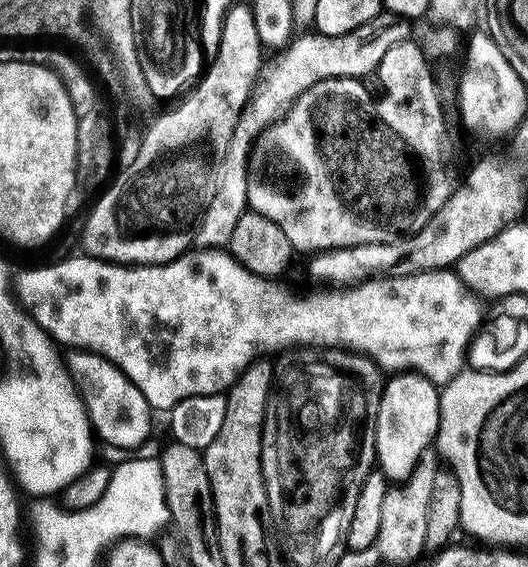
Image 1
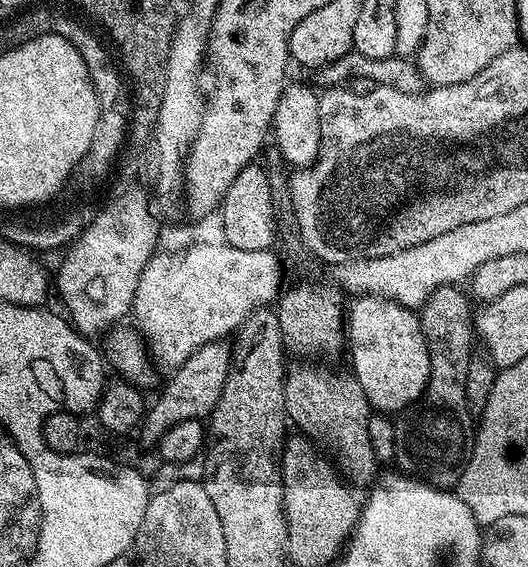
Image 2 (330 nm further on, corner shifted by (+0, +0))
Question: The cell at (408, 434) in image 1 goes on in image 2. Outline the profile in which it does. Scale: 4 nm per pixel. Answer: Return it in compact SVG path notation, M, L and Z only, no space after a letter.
M381 296L355 297L346 308L346 344L350 352L352 348L350 371L377 413L400 414L420 399L430 378L430 354L426 350L420 317L413 309Z

